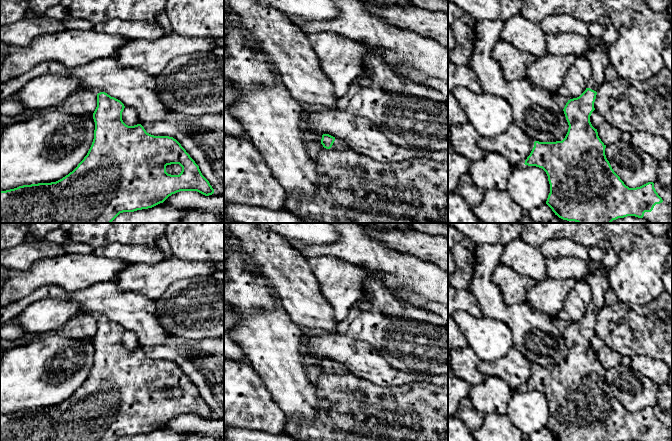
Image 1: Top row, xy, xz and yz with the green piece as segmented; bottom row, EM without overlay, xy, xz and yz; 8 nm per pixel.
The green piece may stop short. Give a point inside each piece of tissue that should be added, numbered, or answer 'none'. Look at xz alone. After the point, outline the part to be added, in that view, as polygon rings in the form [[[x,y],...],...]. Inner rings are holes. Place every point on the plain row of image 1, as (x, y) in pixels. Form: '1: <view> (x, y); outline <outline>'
1: xz (339, 369); outline [[[335,362],[335,365],[330,373],[336,374],[336,375],[346,375],[350,372],[345,365]]]

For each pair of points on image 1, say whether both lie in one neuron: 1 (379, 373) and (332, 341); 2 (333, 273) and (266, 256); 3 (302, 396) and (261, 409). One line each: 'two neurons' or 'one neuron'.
1: one neuron
2: two neurons
3: two neurons

